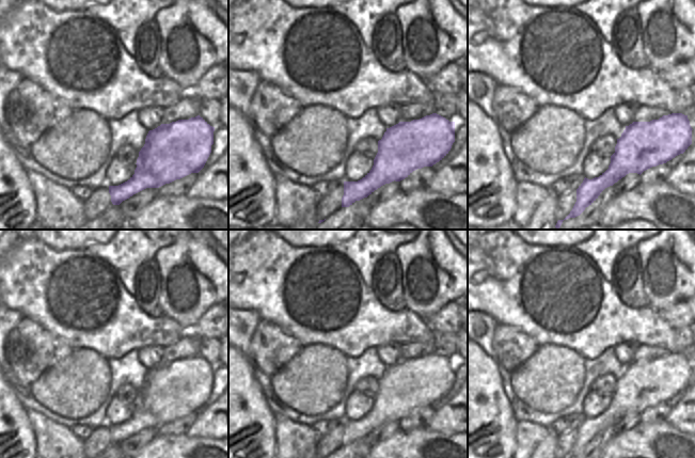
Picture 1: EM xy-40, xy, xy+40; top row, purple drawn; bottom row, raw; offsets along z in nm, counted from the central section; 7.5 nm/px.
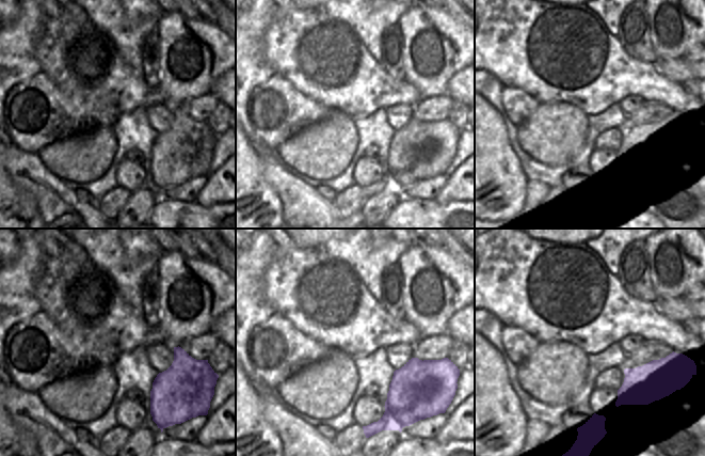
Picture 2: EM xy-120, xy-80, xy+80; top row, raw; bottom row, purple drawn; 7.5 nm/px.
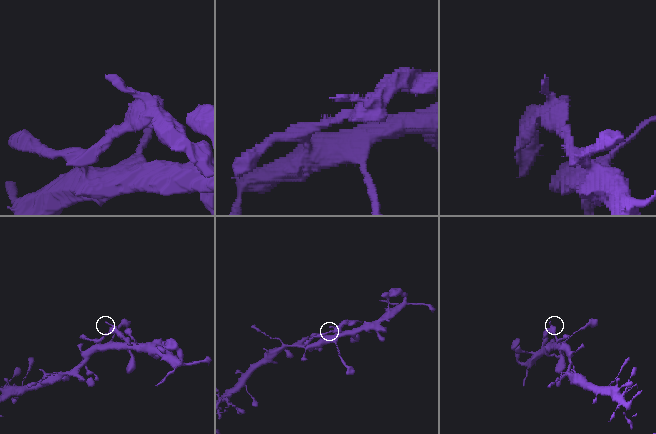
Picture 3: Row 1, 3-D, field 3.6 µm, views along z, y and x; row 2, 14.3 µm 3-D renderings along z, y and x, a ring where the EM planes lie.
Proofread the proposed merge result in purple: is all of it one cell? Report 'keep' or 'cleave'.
cleave

